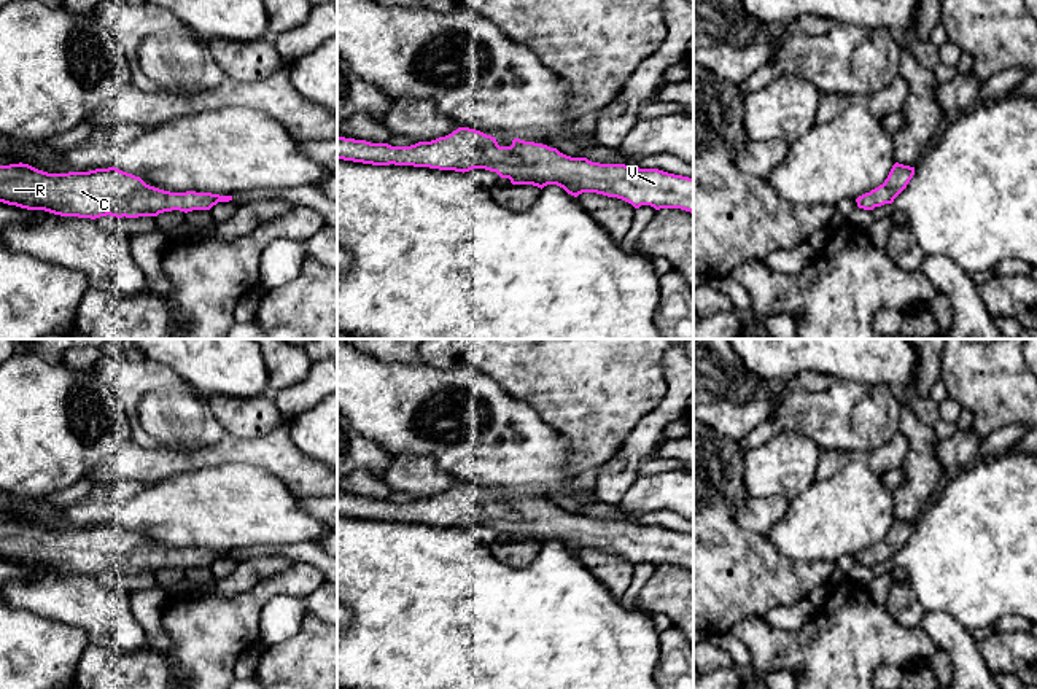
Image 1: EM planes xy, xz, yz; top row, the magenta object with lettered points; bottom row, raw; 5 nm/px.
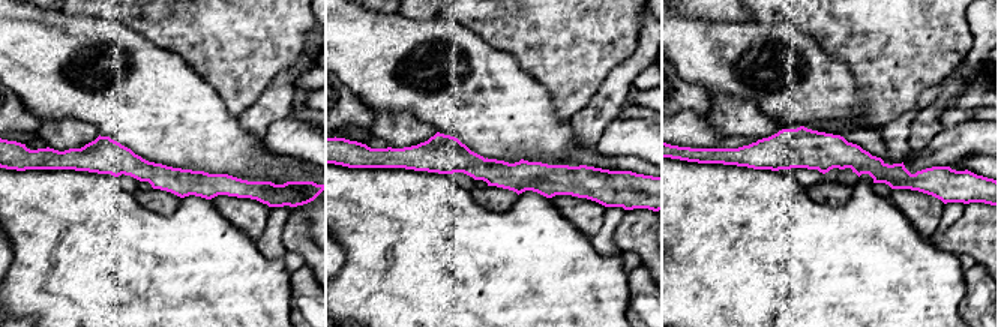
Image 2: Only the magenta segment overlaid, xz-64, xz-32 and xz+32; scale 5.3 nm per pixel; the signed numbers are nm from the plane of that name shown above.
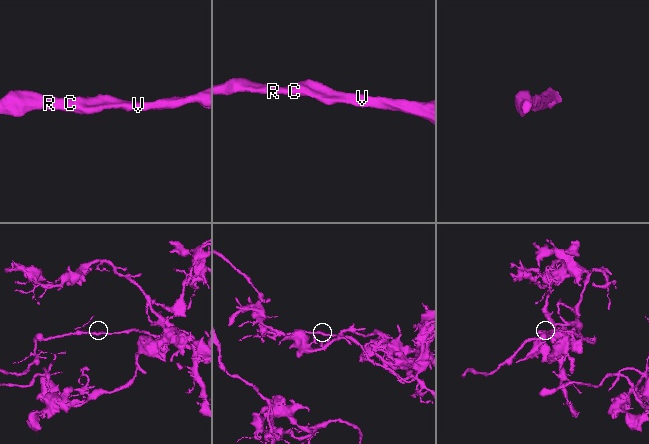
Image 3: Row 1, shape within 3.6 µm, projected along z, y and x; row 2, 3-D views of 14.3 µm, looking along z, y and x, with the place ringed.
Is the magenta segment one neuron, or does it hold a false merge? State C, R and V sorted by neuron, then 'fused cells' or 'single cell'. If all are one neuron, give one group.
C R V | single cell

